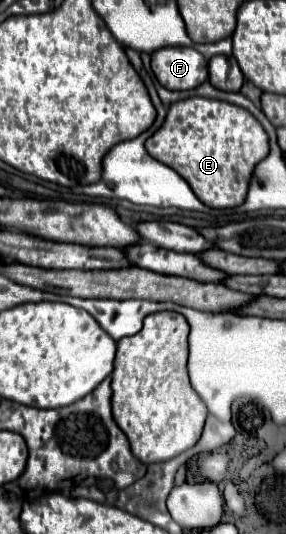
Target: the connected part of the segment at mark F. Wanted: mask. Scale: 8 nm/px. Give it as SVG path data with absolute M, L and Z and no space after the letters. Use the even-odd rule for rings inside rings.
M169 47L153 53L151 69L157 81L171 91L189 91L207 81L209 61L193 47Z

